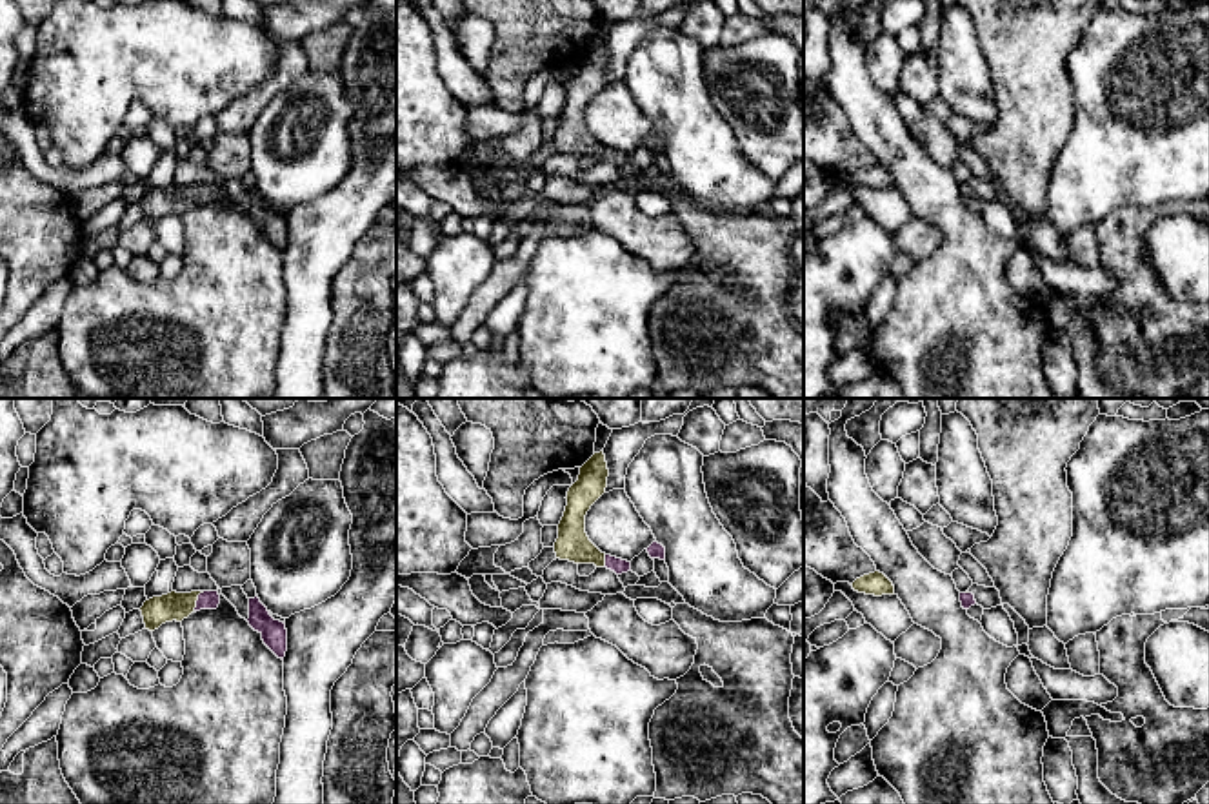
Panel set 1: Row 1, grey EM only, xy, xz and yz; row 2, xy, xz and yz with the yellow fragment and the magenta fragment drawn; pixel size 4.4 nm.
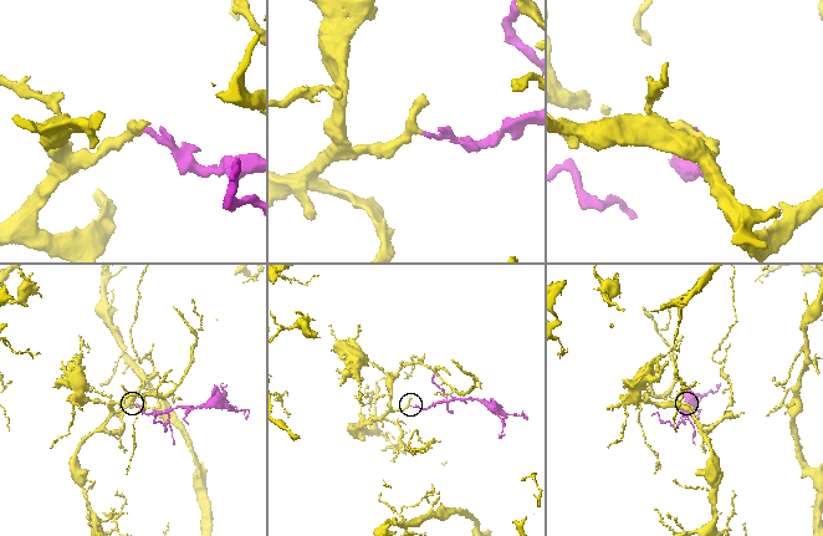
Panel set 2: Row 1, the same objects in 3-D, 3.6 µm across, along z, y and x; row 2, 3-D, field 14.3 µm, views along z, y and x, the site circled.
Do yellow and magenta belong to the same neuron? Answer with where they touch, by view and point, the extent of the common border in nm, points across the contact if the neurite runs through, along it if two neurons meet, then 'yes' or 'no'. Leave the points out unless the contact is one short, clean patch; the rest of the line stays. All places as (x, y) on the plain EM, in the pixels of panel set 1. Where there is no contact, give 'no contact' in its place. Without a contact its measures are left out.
meets yellow in xy at (197, 191); contact 100 nm long; runs through xy (173, 199), (197, 191), (208, 191); yes

